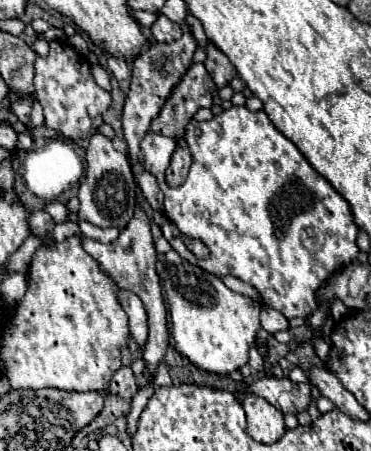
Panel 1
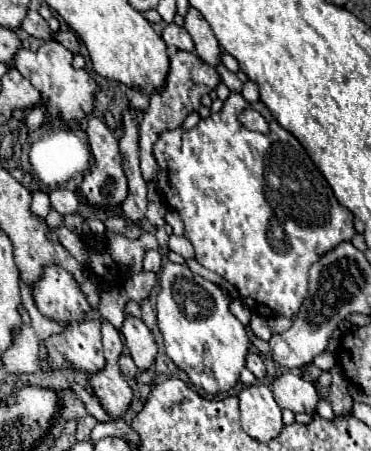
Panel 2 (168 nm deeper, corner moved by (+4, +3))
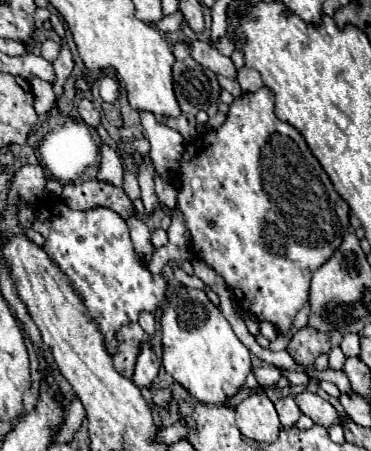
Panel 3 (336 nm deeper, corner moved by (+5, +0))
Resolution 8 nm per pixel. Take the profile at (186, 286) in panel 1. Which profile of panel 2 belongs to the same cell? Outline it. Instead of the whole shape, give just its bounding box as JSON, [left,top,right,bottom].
[155,262,249,394]

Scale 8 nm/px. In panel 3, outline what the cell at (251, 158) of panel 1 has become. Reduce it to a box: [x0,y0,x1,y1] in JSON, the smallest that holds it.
[178,87,350,333]

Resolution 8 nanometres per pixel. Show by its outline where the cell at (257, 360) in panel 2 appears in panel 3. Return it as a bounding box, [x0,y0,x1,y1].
[254,365,282,387]

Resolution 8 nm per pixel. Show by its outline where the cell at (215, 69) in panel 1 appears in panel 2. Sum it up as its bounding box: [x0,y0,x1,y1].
[185,8,221,66]

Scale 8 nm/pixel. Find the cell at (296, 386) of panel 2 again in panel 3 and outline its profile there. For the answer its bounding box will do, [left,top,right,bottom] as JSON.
[296,391,340,429]

